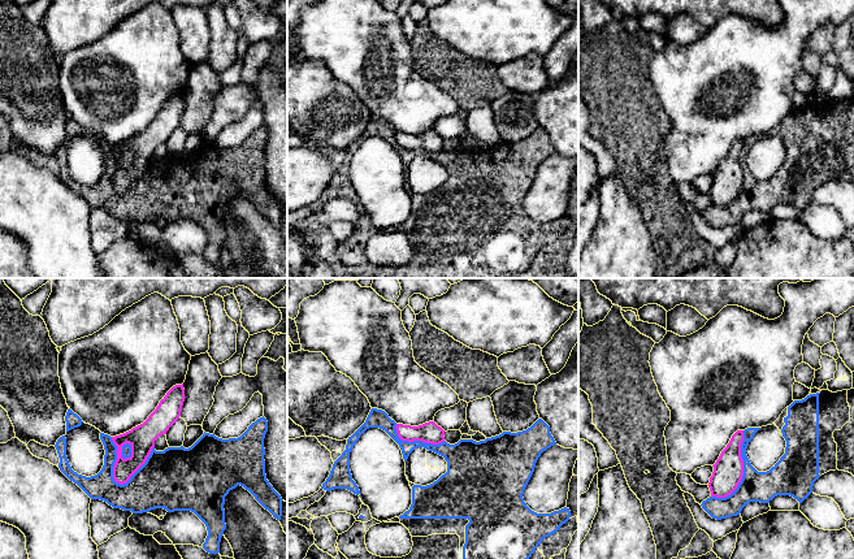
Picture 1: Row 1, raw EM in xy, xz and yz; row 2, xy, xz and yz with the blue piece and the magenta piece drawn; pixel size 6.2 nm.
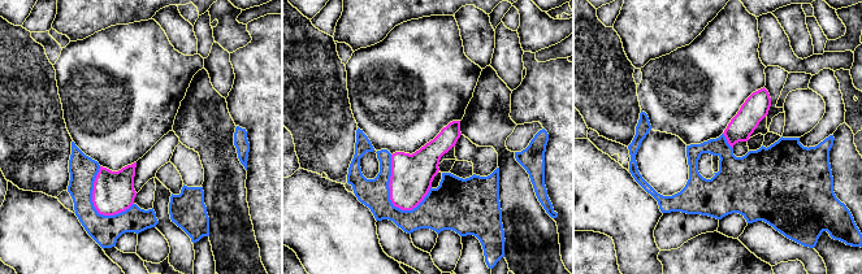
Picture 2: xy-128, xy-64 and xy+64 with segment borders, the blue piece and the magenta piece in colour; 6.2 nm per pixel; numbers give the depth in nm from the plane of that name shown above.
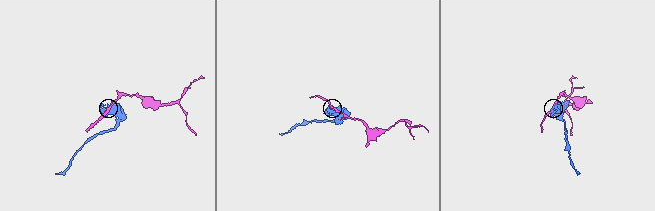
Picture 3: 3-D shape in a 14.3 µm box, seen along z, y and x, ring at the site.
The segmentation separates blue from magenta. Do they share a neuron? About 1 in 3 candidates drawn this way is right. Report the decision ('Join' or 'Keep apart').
Keep apart

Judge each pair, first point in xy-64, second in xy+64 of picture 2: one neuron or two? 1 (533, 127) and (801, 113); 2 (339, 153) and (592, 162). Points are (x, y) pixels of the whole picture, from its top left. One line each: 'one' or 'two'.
1: two
2: two

